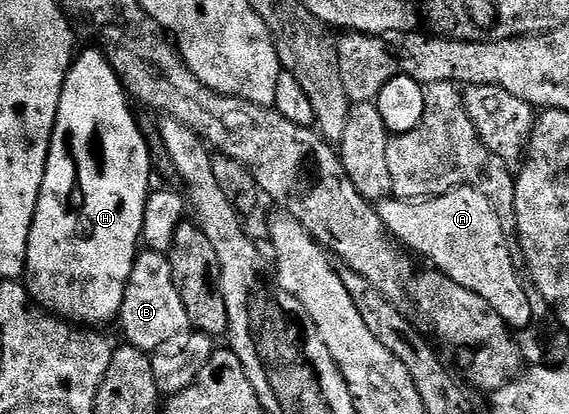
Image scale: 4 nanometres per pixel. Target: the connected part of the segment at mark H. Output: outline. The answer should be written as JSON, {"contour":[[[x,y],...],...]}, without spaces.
{"contour":[[[97,47],[80,52],[70,61],[60,94],[44,182],[28,234],[24,283],[39,308],[78,326],[102,326],[98,324],[108,323],[122,311],[126,283],[140,251],[146,201],[152,191],[152,161],[143,129],[138,129],[130,113],[131,101],[106,56]]]}

